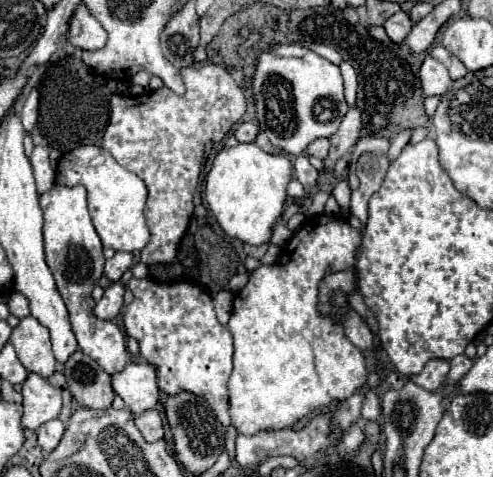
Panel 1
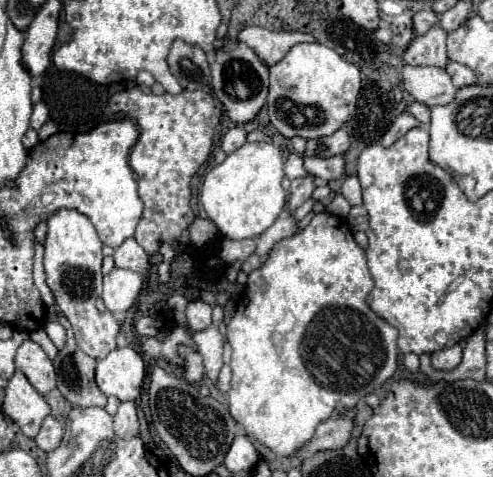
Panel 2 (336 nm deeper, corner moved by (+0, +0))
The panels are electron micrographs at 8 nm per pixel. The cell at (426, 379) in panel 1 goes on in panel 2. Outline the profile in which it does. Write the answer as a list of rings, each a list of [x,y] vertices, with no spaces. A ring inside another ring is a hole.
[[[460,344],[432,354],[432,366],[436,370],[452,370],[452,368],[456,368],[460,364],[460,360],[462,360],[462,348],[460,348]]]

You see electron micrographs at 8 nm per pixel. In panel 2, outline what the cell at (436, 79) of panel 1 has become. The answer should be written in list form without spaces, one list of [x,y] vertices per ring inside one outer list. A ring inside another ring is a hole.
[[[404,66],[402,70],[404,88],[414,96],[416,102],[434,108],[450,104],[454,100],[456,86],[444,68],[436,66]]]

